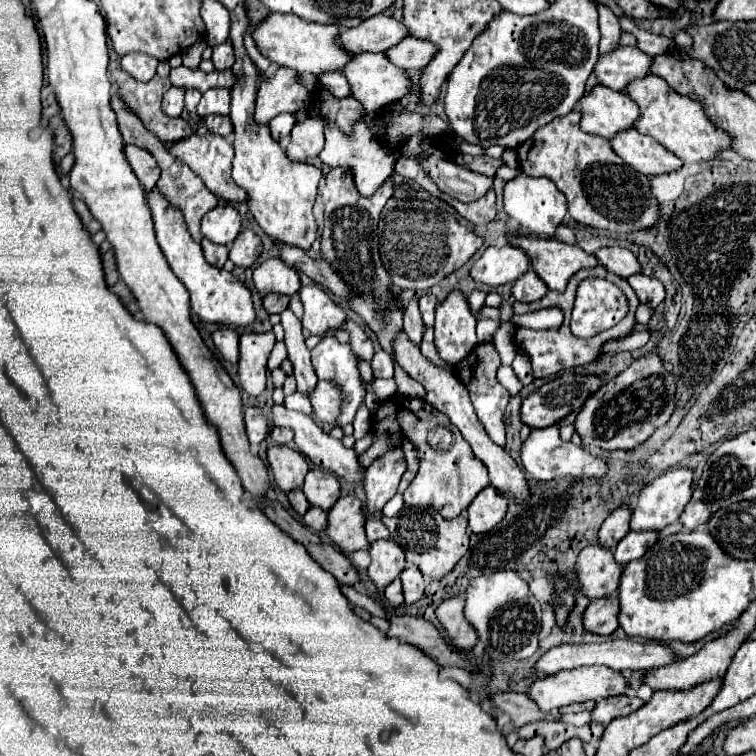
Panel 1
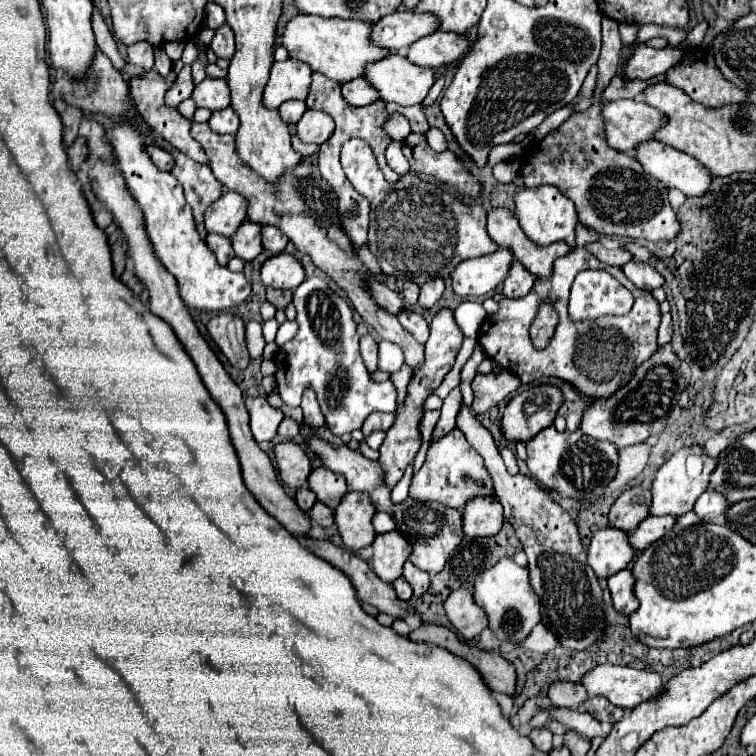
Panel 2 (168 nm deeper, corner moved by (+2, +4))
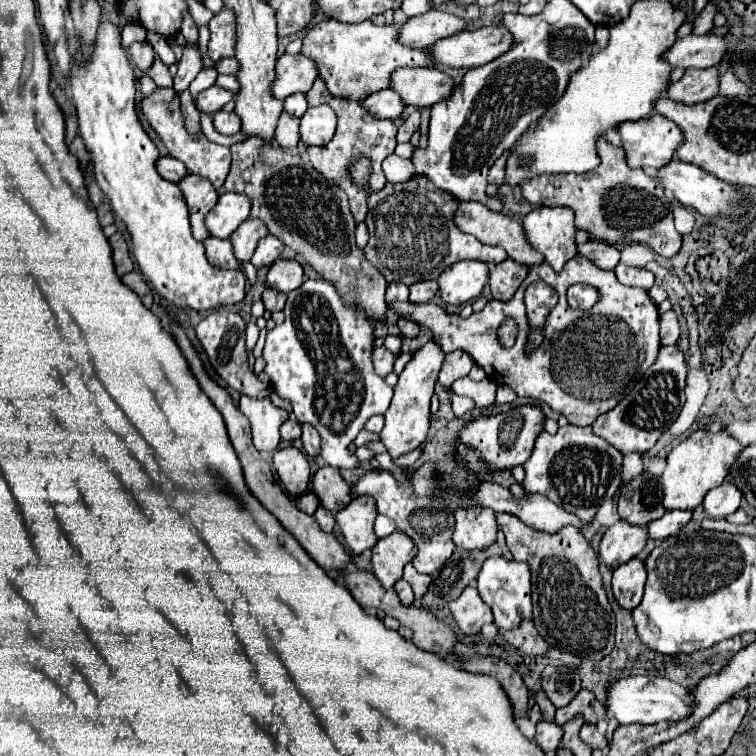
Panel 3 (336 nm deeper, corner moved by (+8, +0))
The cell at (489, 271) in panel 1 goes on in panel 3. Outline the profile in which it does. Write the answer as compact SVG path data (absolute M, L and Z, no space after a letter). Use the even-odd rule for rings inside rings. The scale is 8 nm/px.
M460 260L448 266L440 278L440 298L446 304L466 304L480 296L488 282L488 264L474 260Z

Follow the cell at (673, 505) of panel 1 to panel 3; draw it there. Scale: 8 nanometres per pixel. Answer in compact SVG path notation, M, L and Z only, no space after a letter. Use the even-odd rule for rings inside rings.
M706 428L692 432L668 454L668 466L662 474L664 506L668 510L694 510L696 506L700 506L706 492L724 482L724 478L728 476L728 466L736 462L736 456L742 450L744 446L738 440L734 440L724 428L718 432Z

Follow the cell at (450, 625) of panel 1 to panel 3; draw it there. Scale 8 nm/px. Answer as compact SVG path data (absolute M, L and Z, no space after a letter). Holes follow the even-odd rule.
M466 586L464 592L460 594L460 598L450 604L450 610L452 610L452 616L458 624L458 628L466 636L478 634L482 624L488 624L494 620L492 610L480 598L476 586Z

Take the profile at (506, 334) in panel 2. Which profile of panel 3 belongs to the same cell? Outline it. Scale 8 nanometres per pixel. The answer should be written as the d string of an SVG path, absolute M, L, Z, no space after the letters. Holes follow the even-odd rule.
M580 254L568 260L560 274L556 274L546 262L532 266L528 278L522 282L512 300L490 300L482 312L474 312L470 318L448 314L444 308L432 302L392 302L390 308L394 308L398 316L410 318L430 328L444 354L454 350L470 354L470 358L486 372L488 380L496 384L508 384L518 396L546 402L554 412L564 414L574 426L592 426L600 414L610 412L636 386L638 370L640 376L644 376L644 372L656 362L660 350L658 308L648 292L620 284L614 270L602 270ZM536 280L544 280L548 286L552 286L560 300L542 326L542 344L532 350L532 354L524 354L530 334L524 290ZM574 282L588 282L590 286L598 288L602 306L594 306L588 312L572 310L566 304L566 290ZM508 316L518 322L520 332L516 344L510 350L504 350L496 340L496 330Z

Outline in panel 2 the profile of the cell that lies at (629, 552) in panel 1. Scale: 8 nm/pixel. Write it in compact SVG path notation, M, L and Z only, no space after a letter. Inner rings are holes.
M648 516L638 524L638 528L628 534L628 542L636 552L646 550L652 542L662 538L674 526L674 516Z

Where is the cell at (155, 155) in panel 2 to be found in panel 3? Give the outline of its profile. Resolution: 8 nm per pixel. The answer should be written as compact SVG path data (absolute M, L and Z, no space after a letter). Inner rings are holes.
M162 156L162 158L158 160L156 168L158 168L158 174L160 174L162 178L166 178L166 180L170 180L170 182L174 182L174 184L178 184L178 182L188 174L186 166L184 166L180 160L174 160L172 156Z

